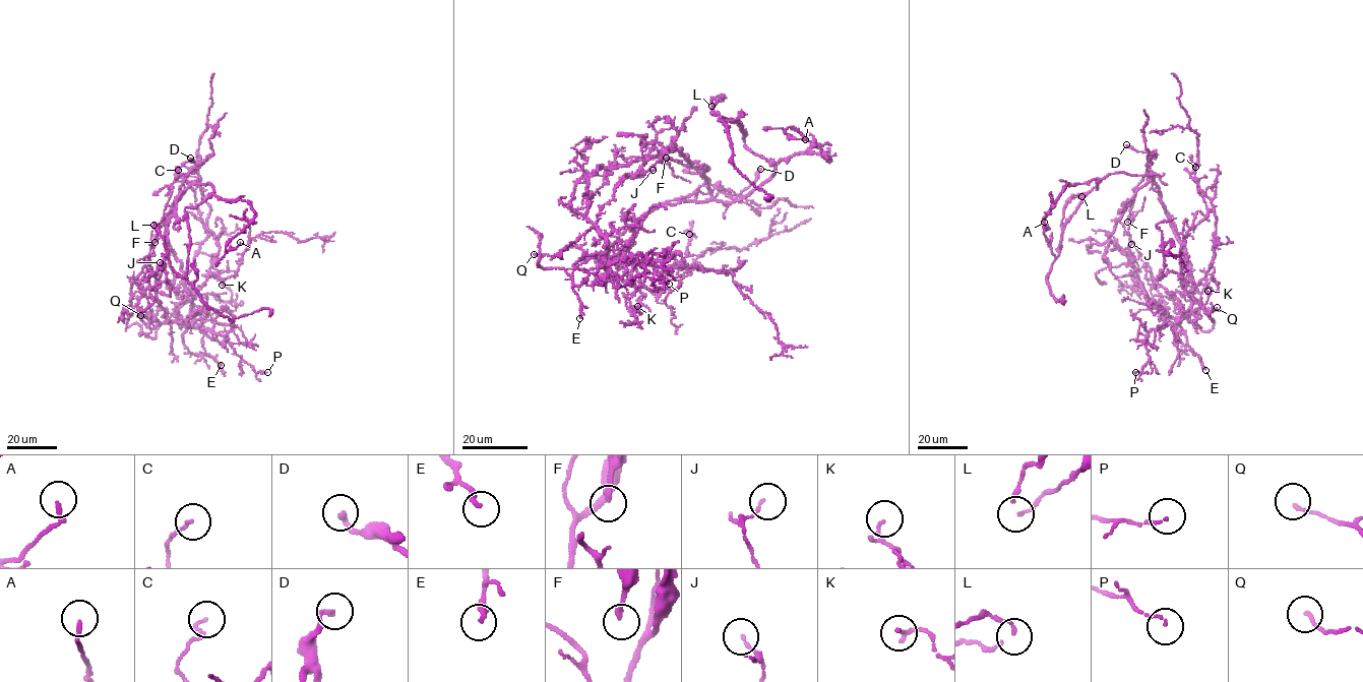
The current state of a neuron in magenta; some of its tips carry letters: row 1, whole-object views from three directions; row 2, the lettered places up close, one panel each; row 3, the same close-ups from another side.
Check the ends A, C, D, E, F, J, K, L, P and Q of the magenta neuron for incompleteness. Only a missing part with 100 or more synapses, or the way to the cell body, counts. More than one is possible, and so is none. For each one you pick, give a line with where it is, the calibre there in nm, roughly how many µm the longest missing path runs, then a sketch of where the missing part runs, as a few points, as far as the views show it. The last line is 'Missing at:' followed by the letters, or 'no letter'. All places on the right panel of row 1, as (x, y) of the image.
Missing at: no letter

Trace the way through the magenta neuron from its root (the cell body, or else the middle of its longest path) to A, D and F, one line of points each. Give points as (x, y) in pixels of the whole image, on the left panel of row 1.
A: (167, 237), (174, 204), (192, 185), (208, 183), (221, 198), (250, 205), (254, 218), (226, 252), (240, 242)
D: (167, 237), (174, 204), (184, 190), (182, 181), (176, 180), (177, 169), (193, 163), (190, 158)
F: (167, 237), (167, 223), (174, 204), (184, 190), (181, 181), (173, 183), (155, 242)

